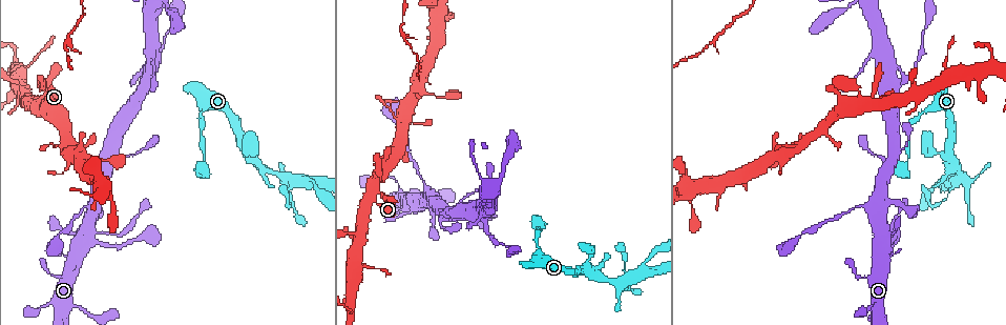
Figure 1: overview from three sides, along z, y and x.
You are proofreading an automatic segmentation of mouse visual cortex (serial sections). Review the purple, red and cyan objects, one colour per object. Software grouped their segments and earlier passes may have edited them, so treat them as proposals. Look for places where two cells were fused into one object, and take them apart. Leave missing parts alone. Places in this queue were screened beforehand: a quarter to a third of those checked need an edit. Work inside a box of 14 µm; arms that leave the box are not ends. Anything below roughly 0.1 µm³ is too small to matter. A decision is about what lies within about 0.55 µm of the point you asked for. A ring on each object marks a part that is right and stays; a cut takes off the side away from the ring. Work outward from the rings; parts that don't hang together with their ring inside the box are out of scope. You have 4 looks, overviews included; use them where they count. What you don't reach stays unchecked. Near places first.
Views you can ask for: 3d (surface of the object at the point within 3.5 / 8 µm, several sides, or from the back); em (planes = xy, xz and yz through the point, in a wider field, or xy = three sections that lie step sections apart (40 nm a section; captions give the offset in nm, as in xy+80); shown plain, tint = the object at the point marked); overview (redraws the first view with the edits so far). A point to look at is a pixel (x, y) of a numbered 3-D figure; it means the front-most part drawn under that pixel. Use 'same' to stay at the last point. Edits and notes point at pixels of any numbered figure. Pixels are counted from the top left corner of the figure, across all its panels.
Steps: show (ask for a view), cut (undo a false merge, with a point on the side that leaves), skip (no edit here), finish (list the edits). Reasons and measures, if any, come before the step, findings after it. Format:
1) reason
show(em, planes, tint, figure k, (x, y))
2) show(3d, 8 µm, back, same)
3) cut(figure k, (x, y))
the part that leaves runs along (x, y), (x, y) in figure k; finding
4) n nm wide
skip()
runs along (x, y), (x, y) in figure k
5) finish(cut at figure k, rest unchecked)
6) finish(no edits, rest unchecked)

three arms meet
show(3d, 3.5 µm, figure 1, (307, 180))

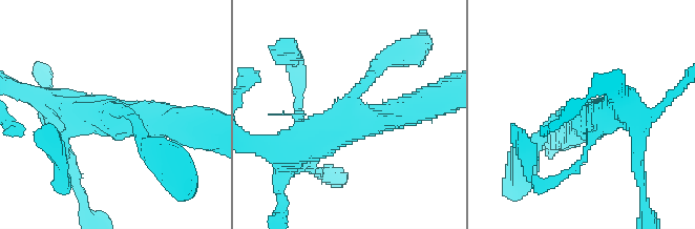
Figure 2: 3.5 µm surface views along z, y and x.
show(em, xy, step 2, tint, figure 2, (344, 119))

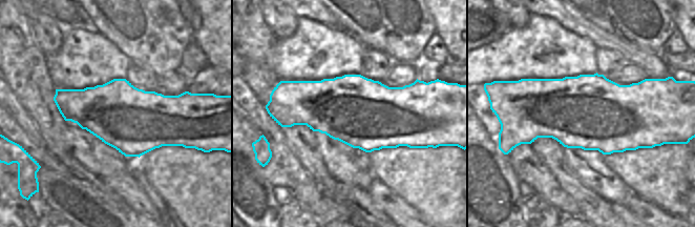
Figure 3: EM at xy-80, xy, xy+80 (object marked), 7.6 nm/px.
skip()
runs along (288, 151), (345, 120), (375, 68) in figure 2; continuous, no second cell

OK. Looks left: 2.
calibre changes
show(3d, 3.5 µm, figure 1, (536, 245))

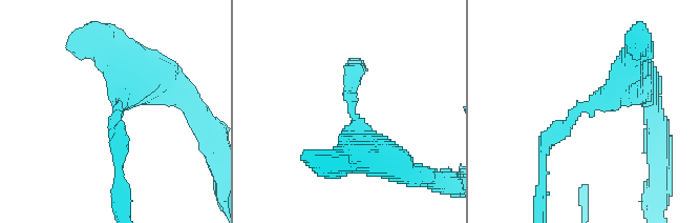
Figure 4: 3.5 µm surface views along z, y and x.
arms of 200, 450 nm; now the EM
show(em, planes, tint, figure 4, (119, 105))

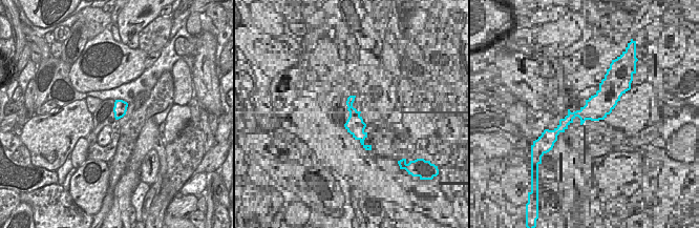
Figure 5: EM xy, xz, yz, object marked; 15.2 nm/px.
200 nm wide
skip()
runs along (644, 80), (582, 105), (545, 150) in figure 4; all the same cell

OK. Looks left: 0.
finish(no edits, rest unchecked)

